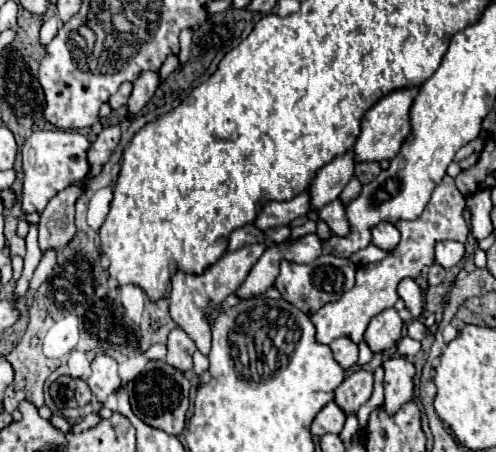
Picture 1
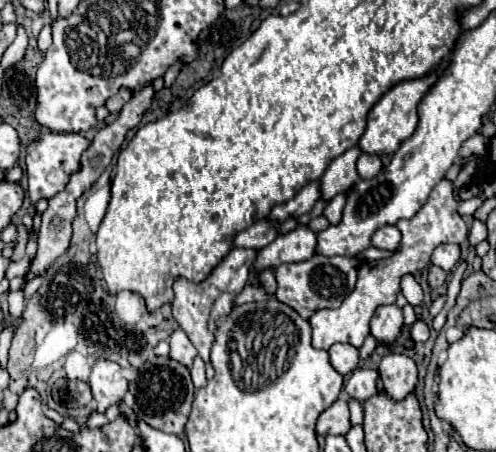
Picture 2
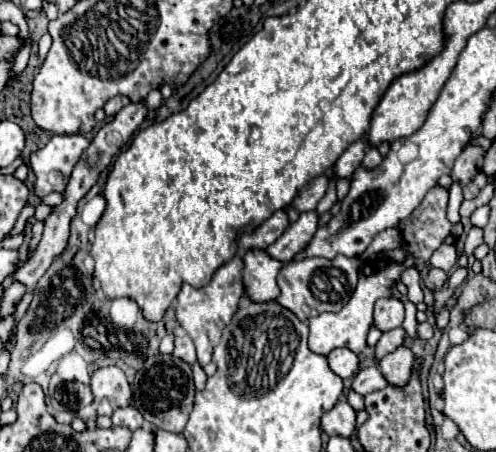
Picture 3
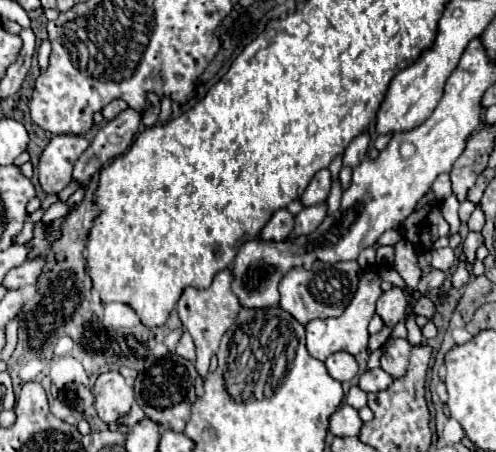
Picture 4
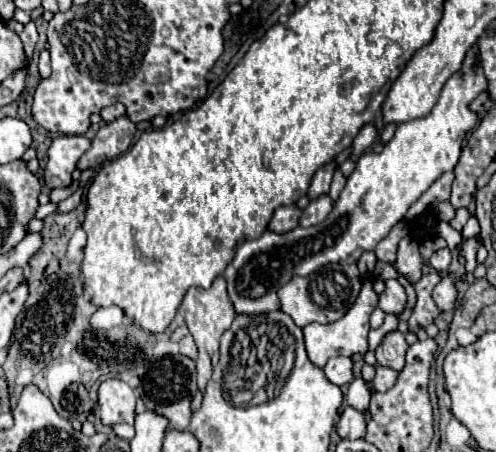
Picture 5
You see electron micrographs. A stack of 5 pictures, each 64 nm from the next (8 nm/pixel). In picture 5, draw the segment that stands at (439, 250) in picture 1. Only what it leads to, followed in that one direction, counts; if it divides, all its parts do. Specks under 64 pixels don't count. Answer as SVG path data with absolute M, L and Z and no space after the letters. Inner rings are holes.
M442 248L442 250L436 250L432 256L430 256L430 266L434 268L434 270L438 270L438 272L446 272L448 270L448 266L450 266L450 250L448 248Z

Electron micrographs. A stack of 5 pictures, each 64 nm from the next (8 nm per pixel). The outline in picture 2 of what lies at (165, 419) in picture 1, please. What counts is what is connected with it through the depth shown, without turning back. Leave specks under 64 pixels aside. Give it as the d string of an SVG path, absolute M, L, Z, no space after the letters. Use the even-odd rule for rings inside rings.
M154 356L148 364L140 368L138 378L130 382L130 392L136 400L132 410L140 420L168 434L180 436L184 432L184 424L190 416L192 398L194 398L194 384L190 380L190 370L184 368L184 364L168 356Z

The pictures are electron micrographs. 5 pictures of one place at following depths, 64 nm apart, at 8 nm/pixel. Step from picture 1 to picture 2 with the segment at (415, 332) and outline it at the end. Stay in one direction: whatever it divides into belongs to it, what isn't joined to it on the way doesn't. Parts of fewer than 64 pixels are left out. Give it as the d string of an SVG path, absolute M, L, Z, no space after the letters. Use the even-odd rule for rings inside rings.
M416 320L414 326L410 328L410 336L412 340L420 340L420 342L426 342L430 338L430 328L426 326L424 320Z

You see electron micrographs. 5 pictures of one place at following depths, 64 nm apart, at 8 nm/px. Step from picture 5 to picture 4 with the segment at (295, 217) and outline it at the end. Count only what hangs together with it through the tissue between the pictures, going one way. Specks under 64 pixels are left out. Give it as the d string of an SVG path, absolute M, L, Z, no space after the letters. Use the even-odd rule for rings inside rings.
M280 208L274 212L270 222L264 226L260 238L264 240L284 240L294 228L294 216L288 212L288 208Z

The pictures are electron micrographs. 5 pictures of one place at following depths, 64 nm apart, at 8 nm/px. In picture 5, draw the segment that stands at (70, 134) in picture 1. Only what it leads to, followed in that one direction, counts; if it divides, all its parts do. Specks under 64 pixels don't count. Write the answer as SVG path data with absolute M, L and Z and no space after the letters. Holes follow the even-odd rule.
M58 136L48 148L44 182L48 188L64 188L72 182L72 172L80 156L90 148L86 136Z

